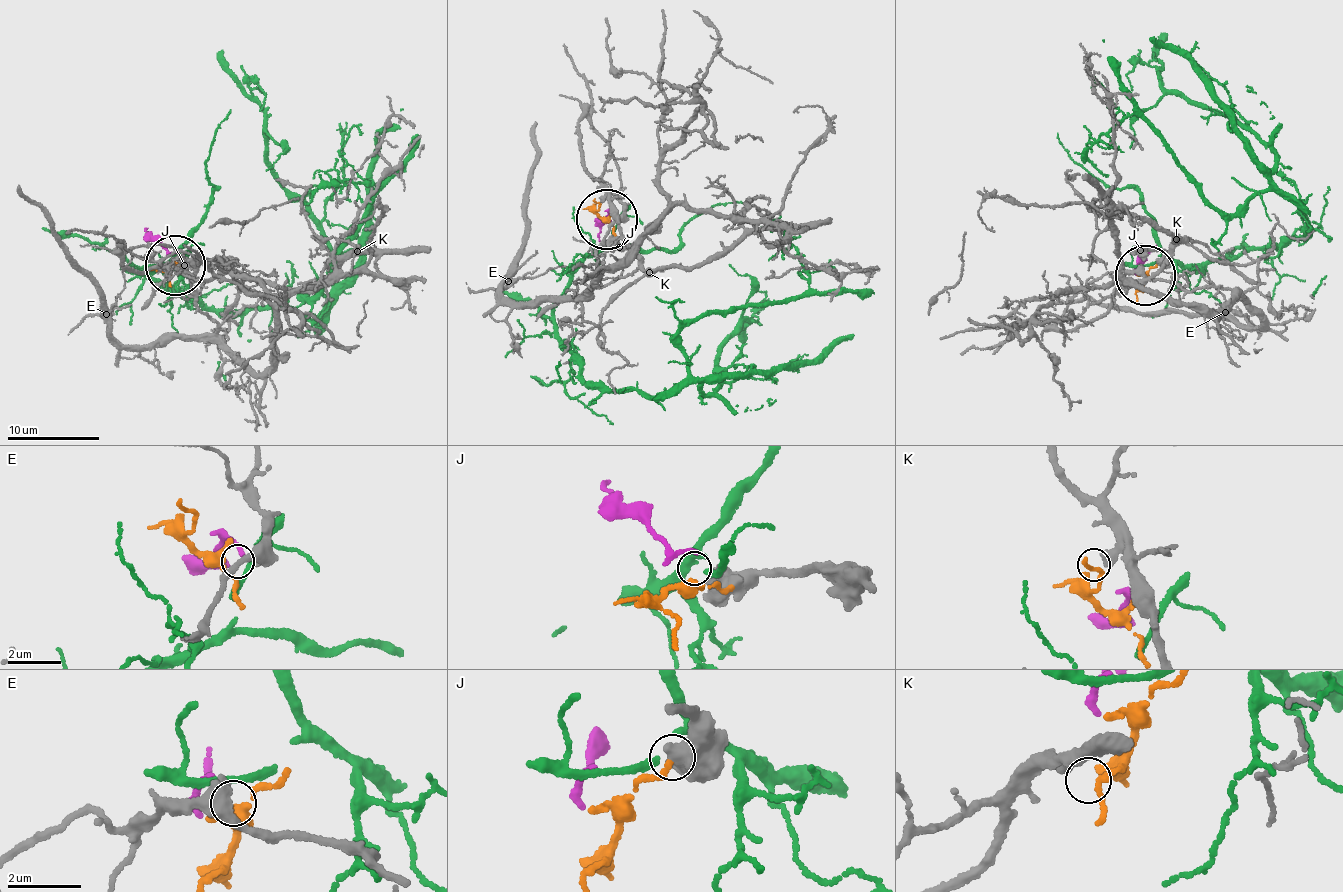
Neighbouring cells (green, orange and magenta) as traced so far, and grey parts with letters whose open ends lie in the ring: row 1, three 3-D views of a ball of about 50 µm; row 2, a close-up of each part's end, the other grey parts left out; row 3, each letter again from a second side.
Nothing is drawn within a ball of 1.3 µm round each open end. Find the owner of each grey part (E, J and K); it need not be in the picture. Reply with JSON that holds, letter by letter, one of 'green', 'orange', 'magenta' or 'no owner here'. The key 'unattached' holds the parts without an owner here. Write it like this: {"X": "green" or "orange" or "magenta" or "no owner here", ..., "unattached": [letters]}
{"E": "orange", "J": "no owner here", "K": "no owner here", "unattached": ["J", "K"]}

